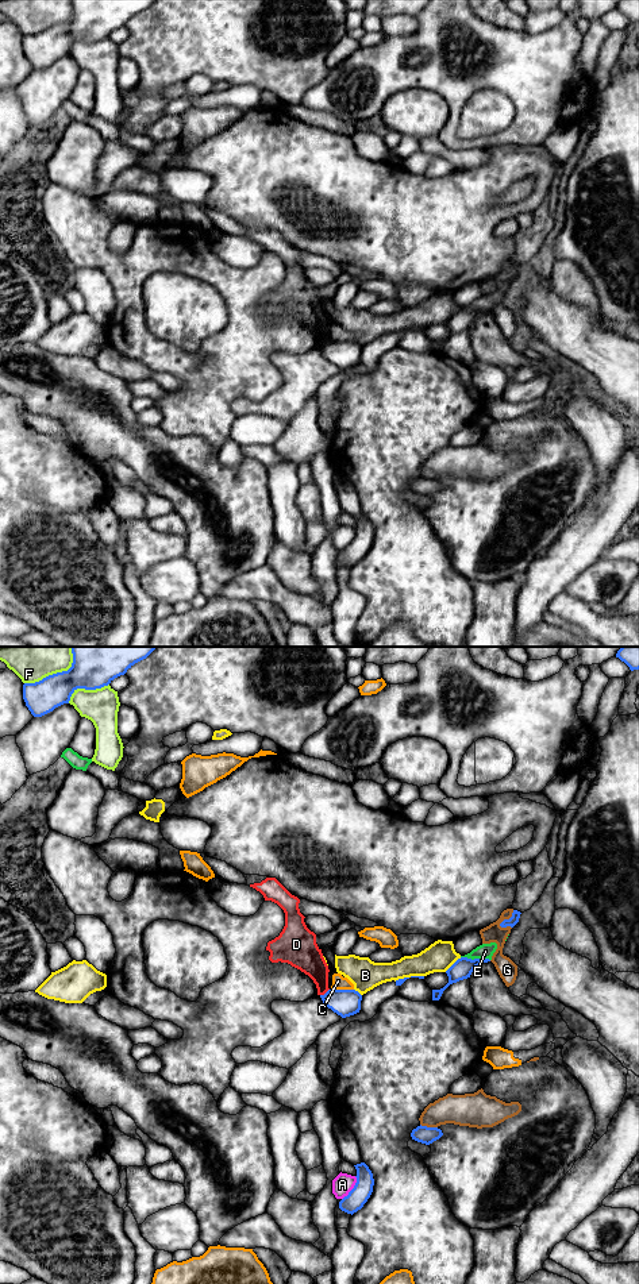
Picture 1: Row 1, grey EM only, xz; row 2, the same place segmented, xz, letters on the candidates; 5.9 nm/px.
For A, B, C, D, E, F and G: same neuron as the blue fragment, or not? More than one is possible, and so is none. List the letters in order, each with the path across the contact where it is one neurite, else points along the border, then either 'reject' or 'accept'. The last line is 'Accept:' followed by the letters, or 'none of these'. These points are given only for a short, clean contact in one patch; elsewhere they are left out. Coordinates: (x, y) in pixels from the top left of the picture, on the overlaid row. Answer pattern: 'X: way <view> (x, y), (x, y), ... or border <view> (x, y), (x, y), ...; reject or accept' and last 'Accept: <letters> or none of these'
A: reject
B: reject
C: reject
D: border xz (328, 988), (320, 995); reject
E: reject
F: reject
G: reject
Accept: none of these

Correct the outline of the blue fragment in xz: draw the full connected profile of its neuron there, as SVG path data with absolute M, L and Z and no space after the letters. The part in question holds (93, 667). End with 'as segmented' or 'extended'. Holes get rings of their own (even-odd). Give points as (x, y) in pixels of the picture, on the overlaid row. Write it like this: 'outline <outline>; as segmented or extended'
outline M72 647L73 663L68 671L57 672L35 683L23 685L23 699L34 717L42 717L69 703L77 689L96 690L124 675L135 663L146 659L157 647Z; as segmented

